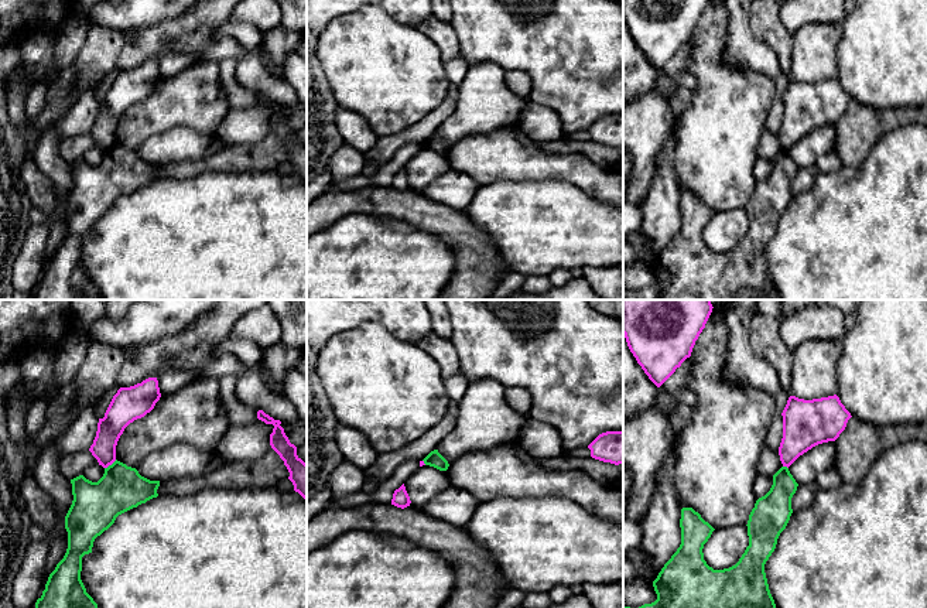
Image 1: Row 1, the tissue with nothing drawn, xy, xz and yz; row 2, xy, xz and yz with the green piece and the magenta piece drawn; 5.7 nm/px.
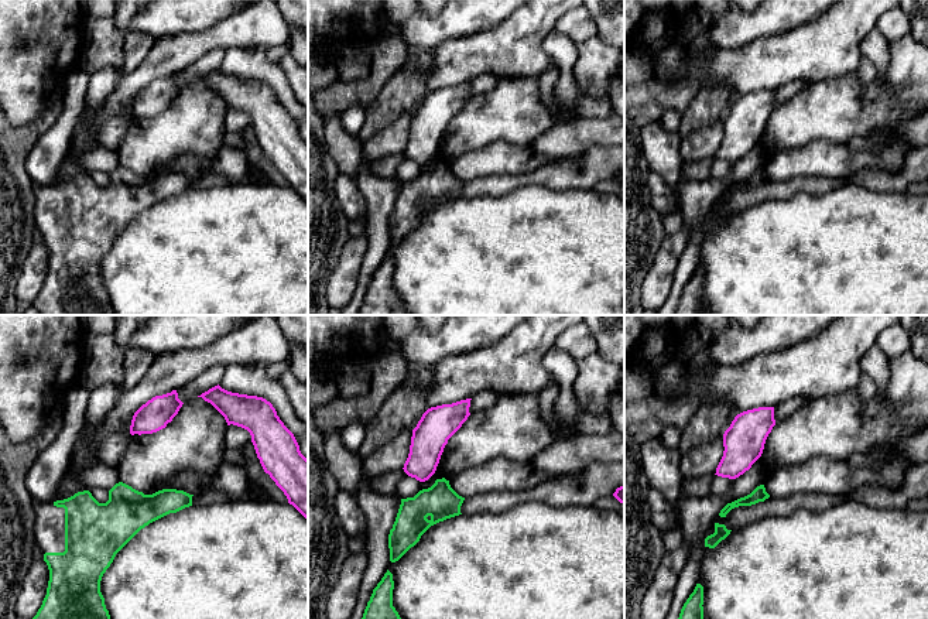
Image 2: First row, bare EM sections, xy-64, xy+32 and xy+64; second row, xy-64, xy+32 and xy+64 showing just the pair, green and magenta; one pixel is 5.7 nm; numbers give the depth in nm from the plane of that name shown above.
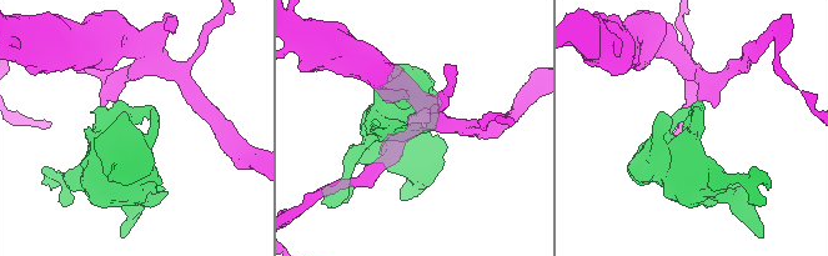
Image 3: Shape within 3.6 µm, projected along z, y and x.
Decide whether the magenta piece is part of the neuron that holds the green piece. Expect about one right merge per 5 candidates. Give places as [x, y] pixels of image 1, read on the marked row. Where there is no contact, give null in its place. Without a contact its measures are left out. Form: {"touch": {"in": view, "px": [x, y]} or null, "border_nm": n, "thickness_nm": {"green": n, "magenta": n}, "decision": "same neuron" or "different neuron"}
{"touch": {"in": "xy", "px": [112, 464]}, "border_nm": 90, "thickness_nm": {"green": 260, "magenta": 150}, "decision": "different neuron"}

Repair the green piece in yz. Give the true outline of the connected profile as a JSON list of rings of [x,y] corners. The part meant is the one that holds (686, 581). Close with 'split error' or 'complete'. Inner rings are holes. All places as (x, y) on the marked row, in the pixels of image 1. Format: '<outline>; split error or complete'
[[[781,467],[773,475],[770,491],[756,501],[749,515],[746,525],[749,546],[735,566],[724,570],[714,570],[704,560],[704,544],[715,529],[692,508],[683,508],[680,519],[681,544],[653,581],[657,600],[639,608],[776,608],[764,564],[790,520],[793,513],[791,498],[797,486],[798,484],[787,467]]]; complete

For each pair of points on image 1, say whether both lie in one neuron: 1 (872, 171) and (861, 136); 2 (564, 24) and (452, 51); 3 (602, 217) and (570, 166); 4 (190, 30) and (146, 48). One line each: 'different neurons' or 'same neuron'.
1: different neurons
2: different neurons
3: different neurons
4: same neuron

